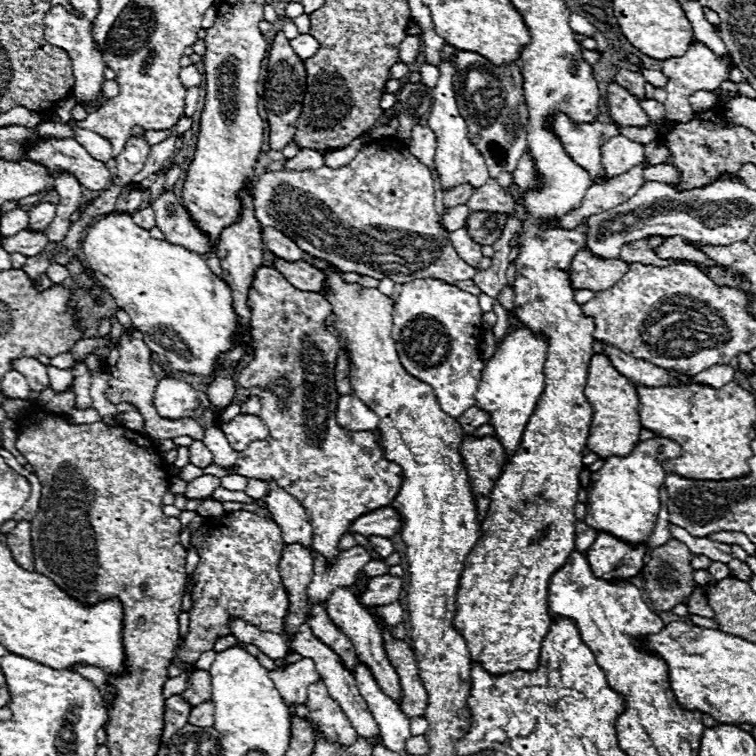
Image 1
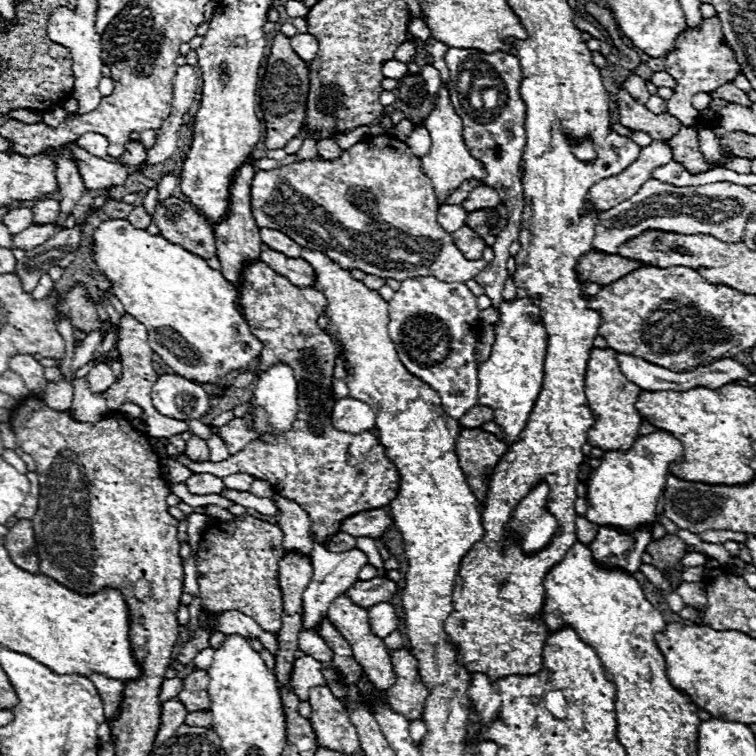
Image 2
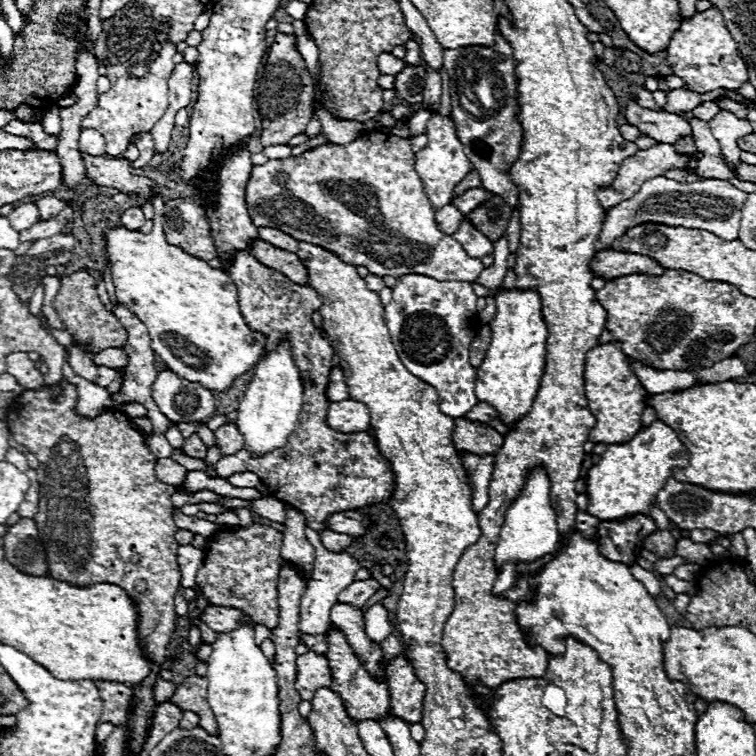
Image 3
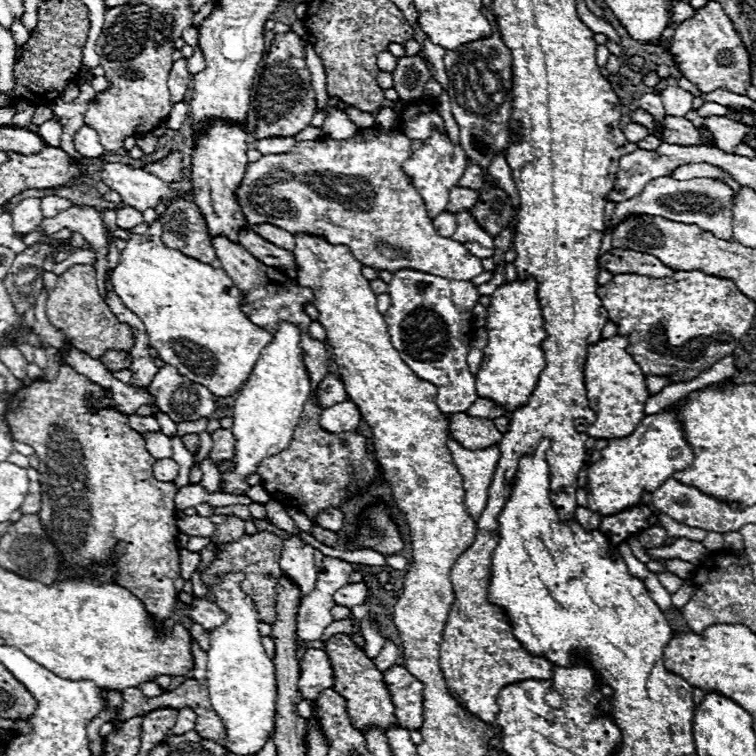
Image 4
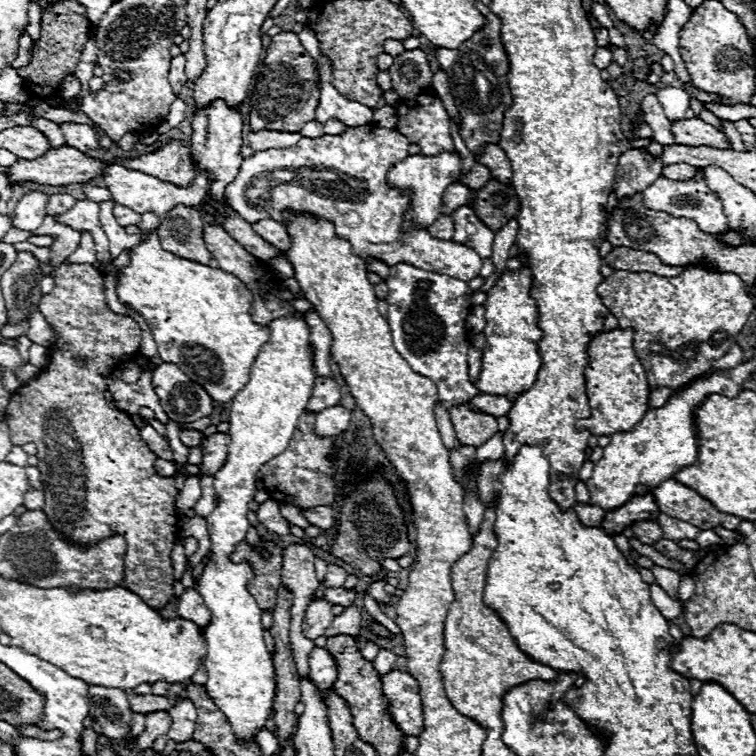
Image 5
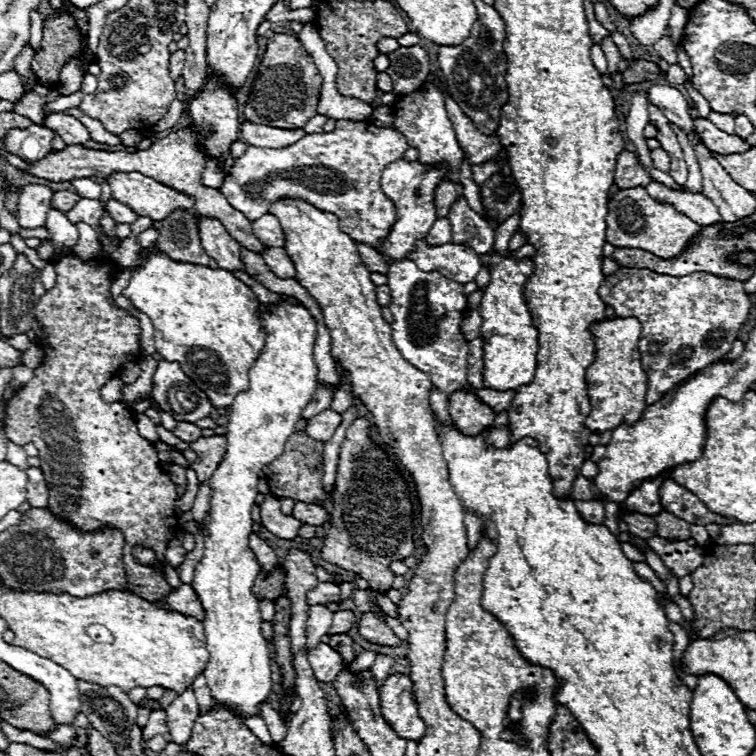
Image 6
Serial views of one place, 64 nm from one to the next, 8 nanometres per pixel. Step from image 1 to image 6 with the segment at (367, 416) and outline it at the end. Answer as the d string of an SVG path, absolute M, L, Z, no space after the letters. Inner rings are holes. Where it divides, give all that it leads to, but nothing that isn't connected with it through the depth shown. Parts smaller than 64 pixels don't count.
M324 410L324 412L316 414L316 416L308 422L306 434L308 434L312 440L326 442L326 440L334 434L334 430L336 430L336 426L340 424L340 420L342 420L340 414L332 412L332 410Z

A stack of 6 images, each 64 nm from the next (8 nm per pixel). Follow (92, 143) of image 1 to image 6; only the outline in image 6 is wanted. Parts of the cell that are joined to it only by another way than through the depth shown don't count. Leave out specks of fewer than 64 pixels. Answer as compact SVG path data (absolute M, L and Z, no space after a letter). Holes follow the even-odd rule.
M66 112L50 114L46 118L46 126L56 130L68 146L70 144L82 144L84 146L90 140L90 132L86 130L86 126L80 120L76 120L74 116L66 114Z

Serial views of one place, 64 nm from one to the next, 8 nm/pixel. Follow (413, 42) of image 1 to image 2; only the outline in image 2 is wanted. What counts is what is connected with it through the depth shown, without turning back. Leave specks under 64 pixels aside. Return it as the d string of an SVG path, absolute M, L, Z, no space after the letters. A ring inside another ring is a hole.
M404 42L404 44L398 46L398 50L396 50L396 60L408 62L410 58L414 58L414 52L416 52L416 46L414 46L412 42Z

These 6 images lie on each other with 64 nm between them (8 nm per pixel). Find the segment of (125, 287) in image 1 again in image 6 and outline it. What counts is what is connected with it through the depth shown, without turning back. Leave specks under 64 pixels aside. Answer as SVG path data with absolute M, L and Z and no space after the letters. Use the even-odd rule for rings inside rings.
M154 246L150 250L152 250L152 256L146 260L146 264L140 270L132 272L132 278L128 288L124 290L124 296L140 312L150 316L150 320L154 322L156 350L166 360L180 362L186 376L190 376L196 382L196 386L206 392L214 408L232 406L236 394L248 388L248 372L252 364L258 360L266 340L266 330L262 328L260 316L258 316L260 302L256 294L244 282L240 282L238 278L234 278L230 272L222 268L212 270L208 266L174 262L172 258L168 258L164 252L156 250Z

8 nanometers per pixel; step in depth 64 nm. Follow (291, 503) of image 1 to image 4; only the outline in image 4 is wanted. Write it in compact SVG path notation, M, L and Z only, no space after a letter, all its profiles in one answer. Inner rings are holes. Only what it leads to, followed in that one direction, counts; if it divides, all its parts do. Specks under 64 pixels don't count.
M298 536L284 540L280 568L300 588L300 600L314 590L316 586L314 548L310 544L304 544Z

